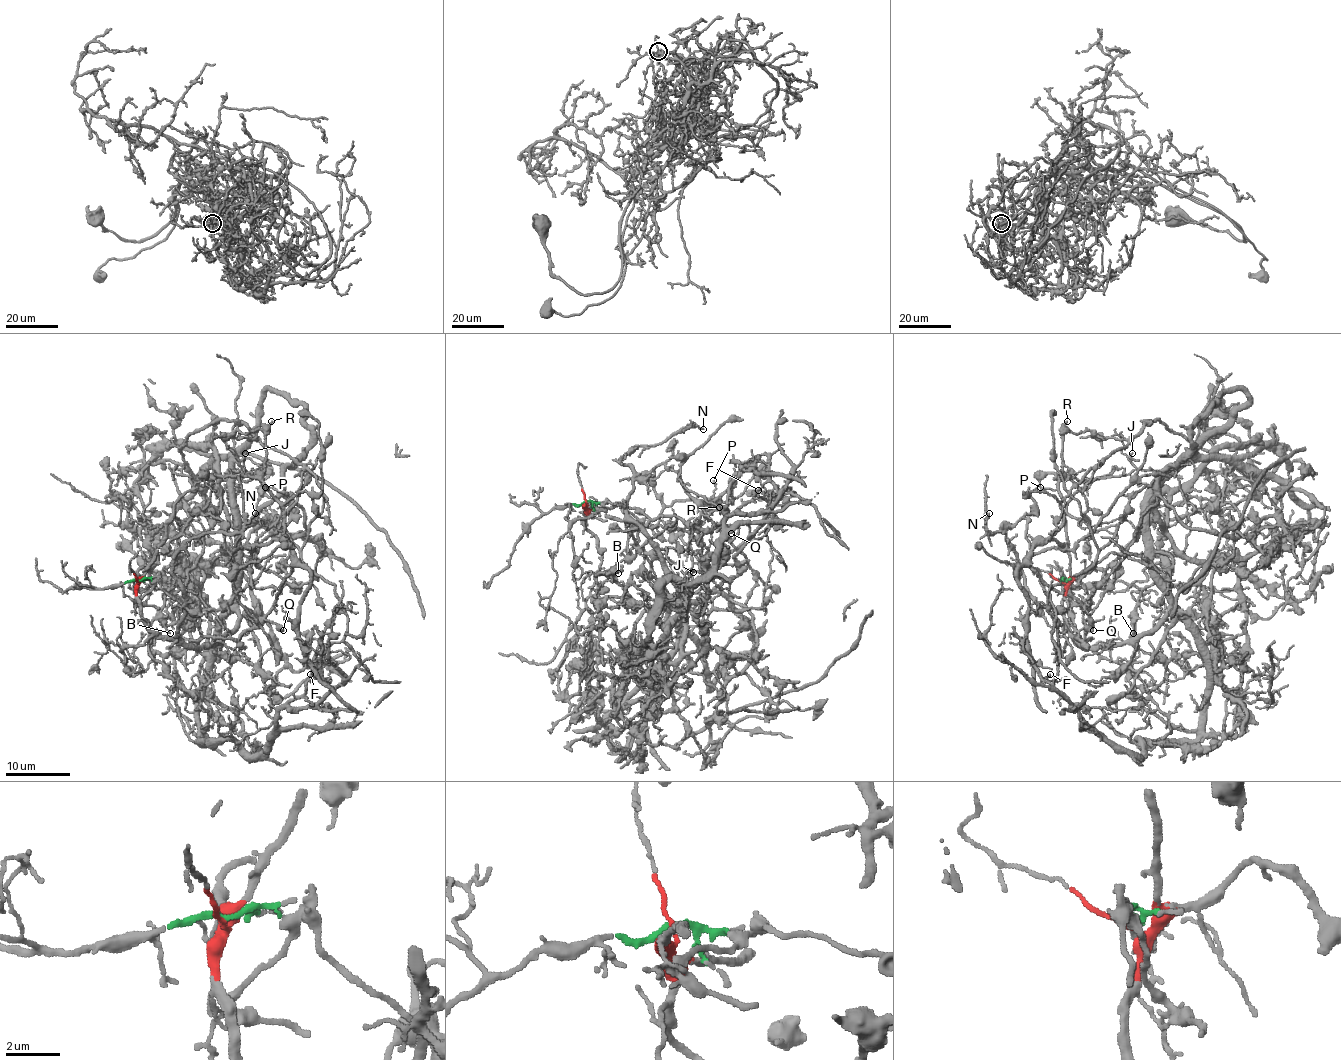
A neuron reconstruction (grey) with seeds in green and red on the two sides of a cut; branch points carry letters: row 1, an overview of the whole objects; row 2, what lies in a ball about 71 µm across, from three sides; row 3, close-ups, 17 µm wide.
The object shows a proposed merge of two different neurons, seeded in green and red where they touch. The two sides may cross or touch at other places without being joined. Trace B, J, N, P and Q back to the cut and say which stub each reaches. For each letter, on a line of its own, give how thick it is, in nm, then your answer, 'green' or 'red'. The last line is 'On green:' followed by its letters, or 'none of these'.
B: calibre 170 nm; red
J: calibre 100 nm; red
N: calibre 150 nm; red
P: calibre 170 nm; green
Q: calibre 480 nm; green
On green: P, Q

